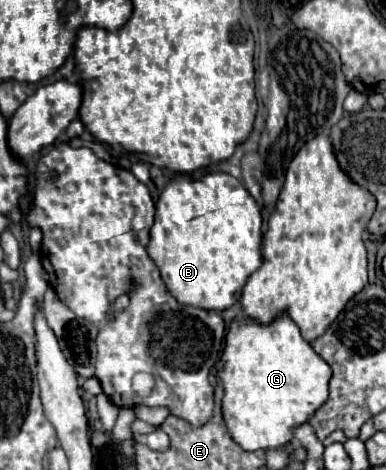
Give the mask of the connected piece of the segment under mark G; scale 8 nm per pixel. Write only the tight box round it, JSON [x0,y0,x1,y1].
[218,313,330,451]

